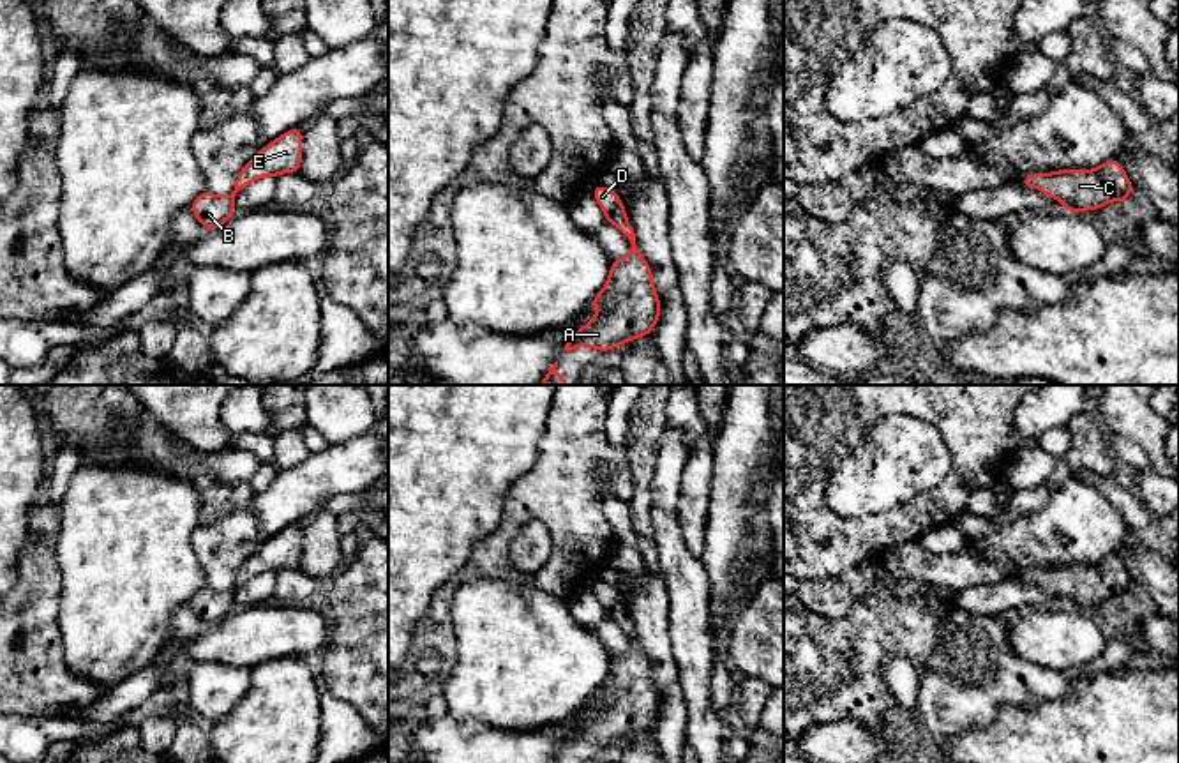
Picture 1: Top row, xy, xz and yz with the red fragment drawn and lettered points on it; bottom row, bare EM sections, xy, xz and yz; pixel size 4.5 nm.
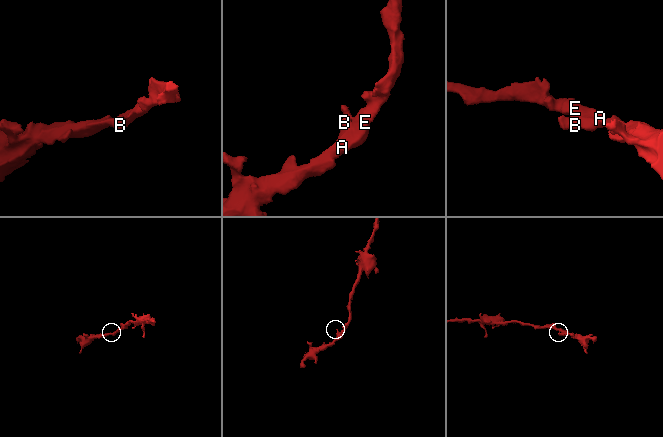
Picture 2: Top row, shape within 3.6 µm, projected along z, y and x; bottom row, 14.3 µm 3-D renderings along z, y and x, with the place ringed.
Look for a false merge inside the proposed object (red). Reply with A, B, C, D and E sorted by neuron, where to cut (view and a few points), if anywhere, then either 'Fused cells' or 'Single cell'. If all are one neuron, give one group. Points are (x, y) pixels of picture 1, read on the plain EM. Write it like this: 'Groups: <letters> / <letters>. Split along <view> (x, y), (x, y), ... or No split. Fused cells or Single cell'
Groups: A B C D E. No split. Single cell

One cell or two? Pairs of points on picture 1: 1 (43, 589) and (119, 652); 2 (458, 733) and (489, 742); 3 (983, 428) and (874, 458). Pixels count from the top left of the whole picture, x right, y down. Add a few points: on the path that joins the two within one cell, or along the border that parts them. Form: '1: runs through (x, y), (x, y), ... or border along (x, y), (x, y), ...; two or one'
1: border along (57, 559), (60, 573), (57, 629), (62, 642); two
2: runs through (465, 740), (482, 742); one
3: border along (906, 415), (939, 433), (950, 456), (945, 479); two

